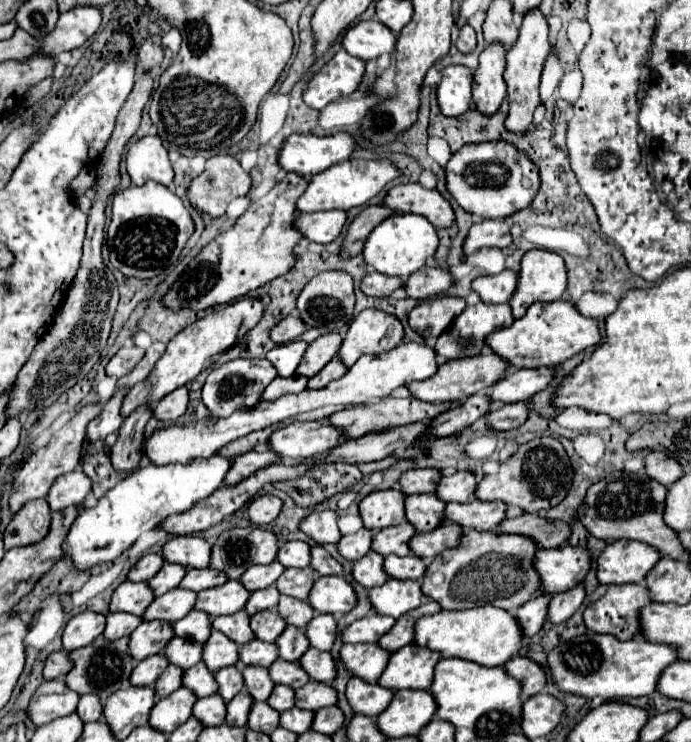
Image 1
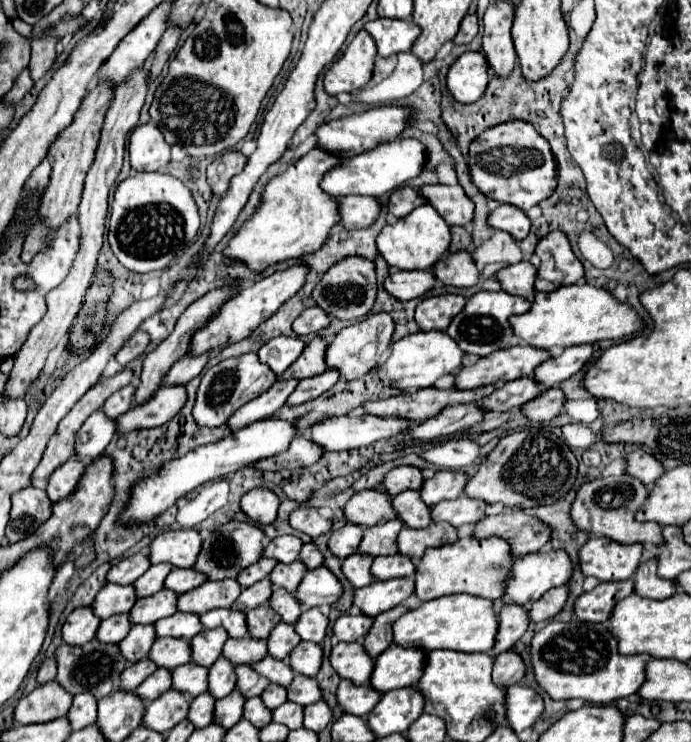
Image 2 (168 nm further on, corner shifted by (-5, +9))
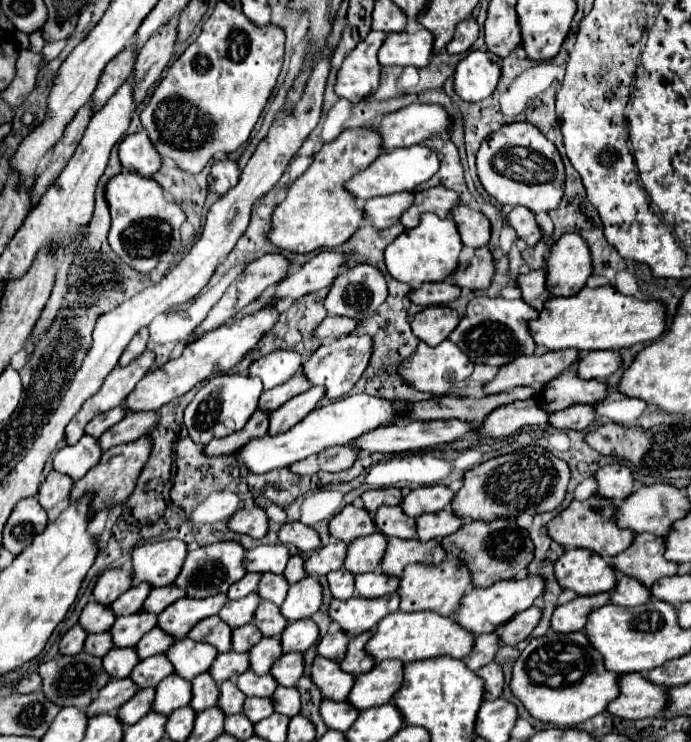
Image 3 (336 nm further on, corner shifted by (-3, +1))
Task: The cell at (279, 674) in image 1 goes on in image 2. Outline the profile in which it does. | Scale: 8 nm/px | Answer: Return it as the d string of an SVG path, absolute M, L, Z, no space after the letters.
M264 657L262 661L258 661L254 665L256 673L260 673L262 677L266 677L270 683L276 683L276 685L290 685L290 681L294 679L294 671L288 669L288 663L286 661L280 661L280 659L274 659L274 657Z

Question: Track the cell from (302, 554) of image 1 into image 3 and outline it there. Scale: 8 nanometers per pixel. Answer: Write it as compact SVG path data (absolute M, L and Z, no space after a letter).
M260 545L246 551L246 569L260 573L270 571L282 575L288 559L290 559L290 551L286 545Z

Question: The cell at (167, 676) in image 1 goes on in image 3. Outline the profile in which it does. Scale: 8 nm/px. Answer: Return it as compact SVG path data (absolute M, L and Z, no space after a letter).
M140 689L130 701L126 701L120 709L118 709L118 719L122 719L124 725L134 725L136 721L140 721L154 705L154 689Z

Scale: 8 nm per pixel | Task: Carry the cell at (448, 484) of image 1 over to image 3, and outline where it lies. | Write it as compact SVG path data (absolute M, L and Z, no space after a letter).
M426 485L412 489L400 503L402 511L410 517L420 517L424 513L434 513L446 509L454 499L454 491L444 485Z

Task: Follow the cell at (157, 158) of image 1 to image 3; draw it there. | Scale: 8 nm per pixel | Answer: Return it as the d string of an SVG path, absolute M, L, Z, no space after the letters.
M138 131L134 135L124 137L118 147L118 155L126 171L140 173L144 177L152 177L162 165L162 157L154 149L154 143L150 141L146 131Z

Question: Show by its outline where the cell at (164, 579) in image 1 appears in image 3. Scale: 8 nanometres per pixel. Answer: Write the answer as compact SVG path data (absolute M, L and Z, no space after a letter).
M142 581L142 583L138 583L138 585L130 587L130 589L128 589L122 597L118 597L118 601L114 601L110 607L114 609L116 617L120 617L120 615L130 615L130 613L138 613L138 611L142 611L142 605L144 605L146 597L150 595L150 591L152 591L152 587L150 587L146 581Z

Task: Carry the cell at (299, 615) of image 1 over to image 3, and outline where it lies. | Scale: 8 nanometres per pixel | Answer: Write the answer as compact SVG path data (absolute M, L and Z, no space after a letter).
M264 599L260 601L260 605L254 613L254 623L264 635L272 635L272 637L282 635L282 631L288 625L286 617L282 617L282 613L280 613L280 607L270 601L264 601Z

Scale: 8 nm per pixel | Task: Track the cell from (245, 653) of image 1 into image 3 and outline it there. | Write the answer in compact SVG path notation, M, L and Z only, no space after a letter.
M226 651L220 653L214 661L214 665L210 667L210 675L214 677L214 681L220 685L226 679L236 679L240 677L244 671L250 669L250 659L248 653L238 653L238 651Z

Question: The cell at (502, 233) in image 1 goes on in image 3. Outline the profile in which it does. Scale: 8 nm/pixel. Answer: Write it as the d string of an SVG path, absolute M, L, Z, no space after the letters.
M514 207L506 217L506 225L510 225L516 231L518 239L522 239L528 247L536 245L536 241L542 237L534 213L530 213L526 207Z

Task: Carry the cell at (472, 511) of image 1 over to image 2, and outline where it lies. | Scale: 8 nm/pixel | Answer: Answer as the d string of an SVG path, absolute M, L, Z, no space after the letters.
M460 495L452 501L440 501L432 505L432 521L440 523L446 521L454 527L460 527L464 523L476 523L486 515L486 503L478 499L470 499L466 495Z

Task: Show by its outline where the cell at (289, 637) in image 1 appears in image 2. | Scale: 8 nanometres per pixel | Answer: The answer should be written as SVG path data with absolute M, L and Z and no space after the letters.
M278 623L272 633L266 639L268 645L268 653L274 659L284 659L290 655L290 651L300 643L300 637L294 631L294 625L288 623Z

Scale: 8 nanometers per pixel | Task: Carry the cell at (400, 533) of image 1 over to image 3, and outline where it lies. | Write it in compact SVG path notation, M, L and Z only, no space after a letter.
M380 531L360 537L358 541L352 541L348 545L348 555L344 567L352 573L368 573L368 571L380 571L380 563L386 555L386 535Z

